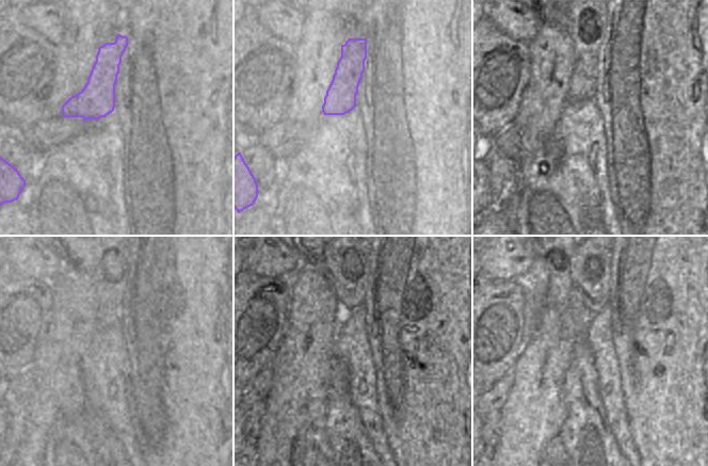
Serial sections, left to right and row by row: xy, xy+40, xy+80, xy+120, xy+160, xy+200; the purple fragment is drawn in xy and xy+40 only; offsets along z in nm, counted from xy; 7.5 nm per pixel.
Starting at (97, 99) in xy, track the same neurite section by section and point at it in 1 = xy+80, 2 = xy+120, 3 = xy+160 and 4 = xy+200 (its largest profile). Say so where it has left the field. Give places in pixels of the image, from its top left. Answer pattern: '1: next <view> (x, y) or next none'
1: next xy+80 (583, 81)
2: next xy+120 (110, 294)
3: next xy+160 (350, 295)
4: next xy+200 (594, 291)

